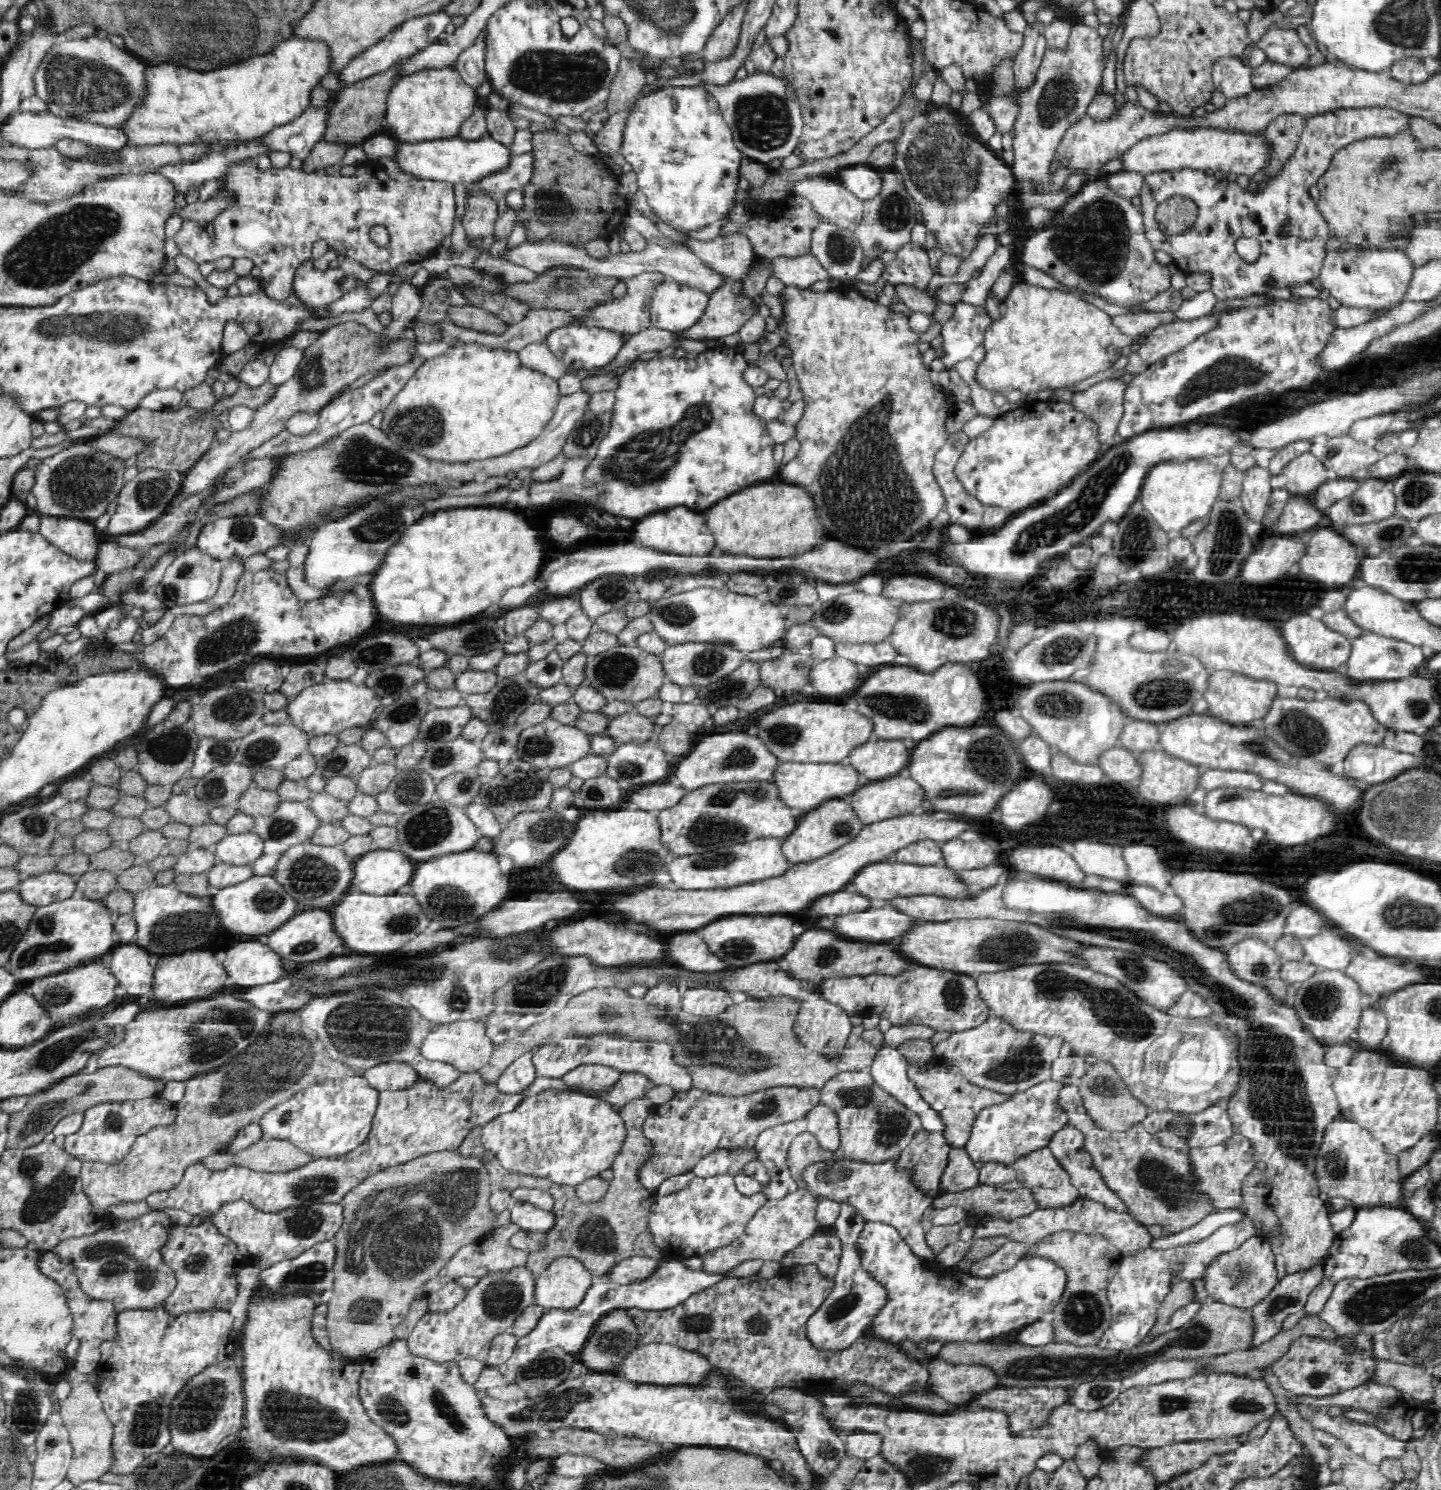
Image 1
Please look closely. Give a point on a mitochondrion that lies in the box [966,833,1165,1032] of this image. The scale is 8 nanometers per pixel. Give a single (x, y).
(1135, 969)

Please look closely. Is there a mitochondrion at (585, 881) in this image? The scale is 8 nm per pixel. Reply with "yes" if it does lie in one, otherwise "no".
no

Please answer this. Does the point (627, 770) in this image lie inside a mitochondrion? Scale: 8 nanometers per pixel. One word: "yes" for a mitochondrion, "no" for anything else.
yes

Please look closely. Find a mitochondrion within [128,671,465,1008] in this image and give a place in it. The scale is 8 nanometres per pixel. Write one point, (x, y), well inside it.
(309, 876)

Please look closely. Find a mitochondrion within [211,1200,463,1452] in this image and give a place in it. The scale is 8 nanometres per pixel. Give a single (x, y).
(290, 1416)

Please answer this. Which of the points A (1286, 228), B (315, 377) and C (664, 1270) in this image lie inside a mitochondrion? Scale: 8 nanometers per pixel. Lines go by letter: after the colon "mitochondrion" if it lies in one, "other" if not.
A: mitochondrion
B: mitochondrion
C: other

